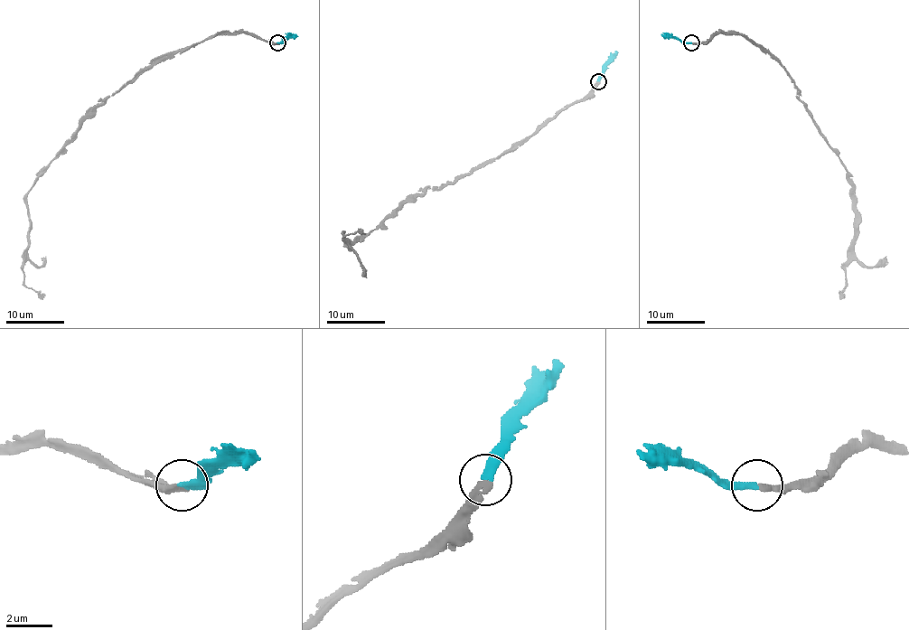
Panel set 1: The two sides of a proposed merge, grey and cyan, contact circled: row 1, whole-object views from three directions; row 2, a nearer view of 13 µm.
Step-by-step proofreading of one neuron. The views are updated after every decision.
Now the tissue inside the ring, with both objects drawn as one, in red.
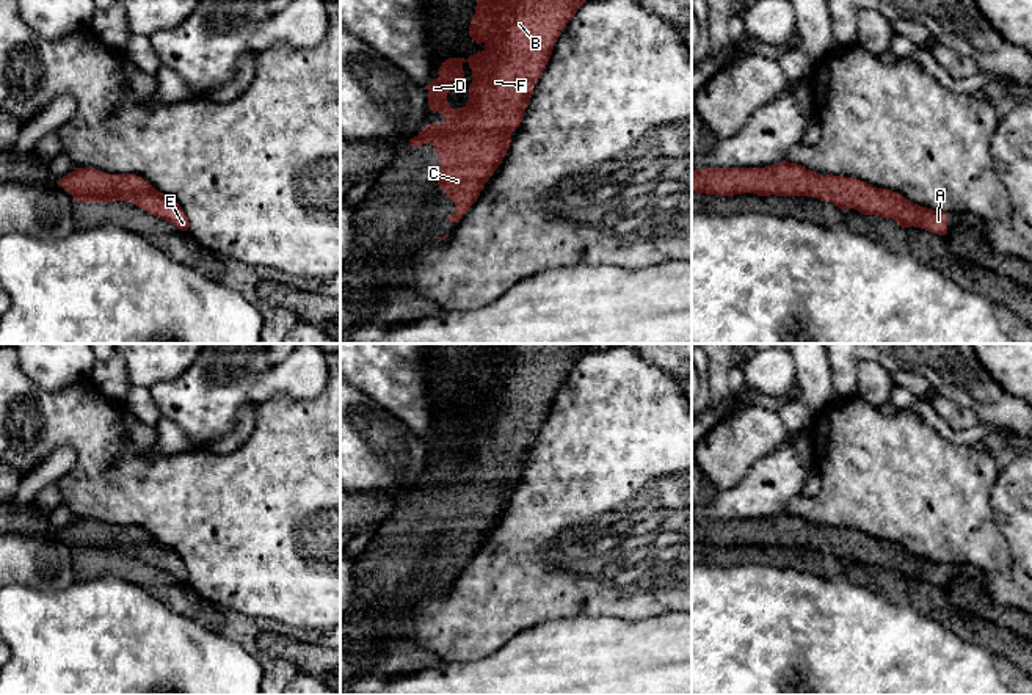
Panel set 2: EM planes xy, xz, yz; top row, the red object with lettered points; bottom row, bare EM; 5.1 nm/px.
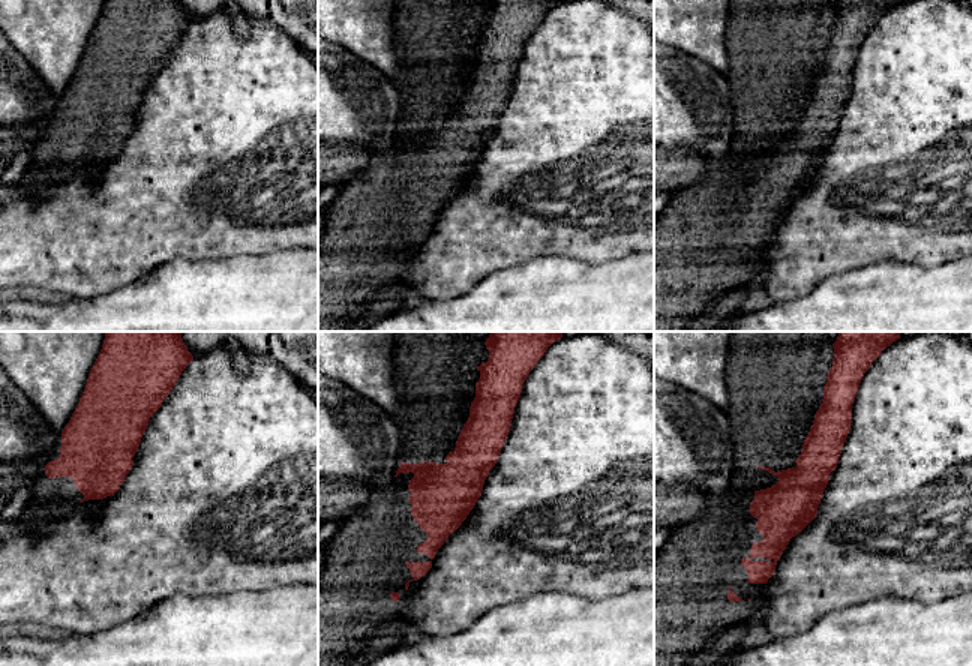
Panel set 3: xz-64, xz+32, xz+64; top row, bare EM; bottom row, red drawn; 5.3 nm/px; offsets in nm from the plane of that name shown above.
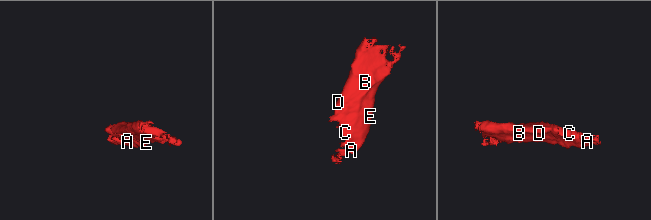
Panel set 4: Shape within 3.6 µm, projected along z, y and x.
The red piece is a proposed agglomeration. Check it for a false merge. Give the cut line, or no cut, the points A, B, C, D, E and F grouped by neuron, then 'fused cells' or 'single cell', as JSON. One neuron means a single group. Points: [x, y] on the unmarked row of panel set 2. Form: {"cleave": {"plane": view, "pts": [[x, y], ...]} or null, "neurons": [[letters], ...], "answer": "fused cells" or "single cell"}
{"cleave": null, "neurons": [["A", "B", "C", "D", "E", "F"]], "answer": "single cell"}

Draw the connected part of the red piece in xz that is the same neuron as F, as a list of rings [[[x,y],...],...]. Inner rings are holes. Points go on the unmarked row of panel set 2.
[[[480,344],[475,366],[471,372],[469,388],[477,395],[485,395],[481,403],[464,409],[449,409],[438,420],[439,428],[428,438],[428,458],[444,466],[444,475],[428,475],[417,488],[411,489],[411,497],[431,496],[436,500],[441,515],[438,537],[455,554],[456,562],[447,571],[458,574],[469,559],[477,552],[485,535],[502,515],[510,500],[511,485],[521,477],[527,455],[532,450],[536,431],[541,428],[552,406],[557,389],[577,361],[590,351],[579,344]],[[469,414],[472,420],[472,435],[469,450],[463,460],[452,460],[447,453],[447,444],[452,435],[464,428],[463,416]]]

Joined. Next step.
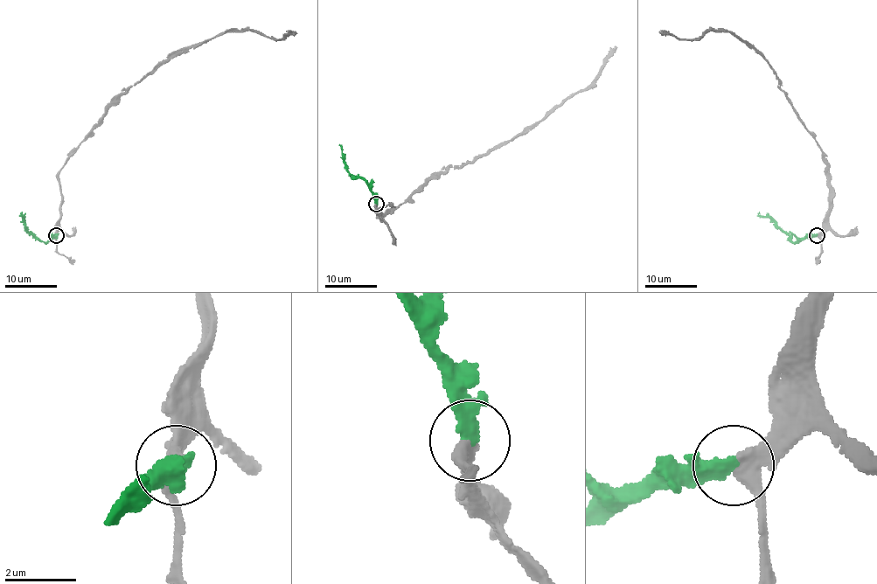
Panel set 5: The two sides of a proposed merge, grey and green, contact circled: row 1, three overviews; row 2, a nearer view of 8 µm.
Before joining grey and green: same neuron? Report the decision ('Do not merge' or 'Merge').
Merge

